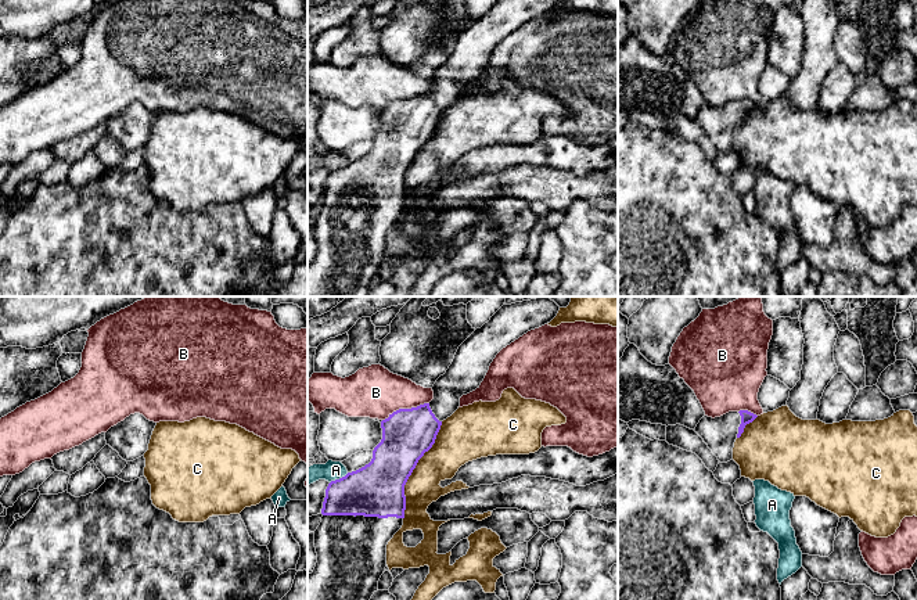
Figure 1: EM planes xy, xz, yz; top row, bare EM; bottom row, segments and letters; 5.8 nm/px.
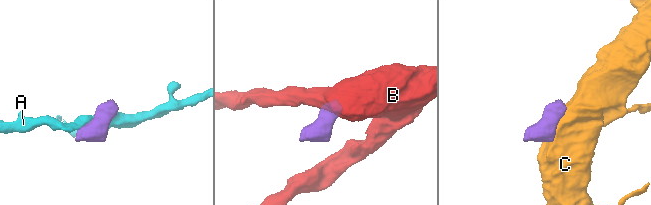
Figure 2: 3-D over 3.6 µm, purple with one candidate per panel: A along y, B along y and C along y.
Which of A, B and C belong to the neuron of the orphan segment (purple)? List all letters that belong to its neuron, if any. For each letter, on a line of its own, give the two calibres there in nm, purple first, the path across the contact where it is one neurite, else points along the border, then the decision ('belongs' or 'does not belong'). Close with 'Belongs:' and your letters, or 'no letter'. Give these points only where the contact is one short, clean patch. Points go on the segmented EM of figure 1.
A: calibres 320 and 110 nm; does not belong
B: calibres 300 and 300 nm; border xz (428, 402), (407, 409), (396, 409), (383, 420); does not belong
C: calibres 320 and 220 nm; does not belong
Belongs: no letter

